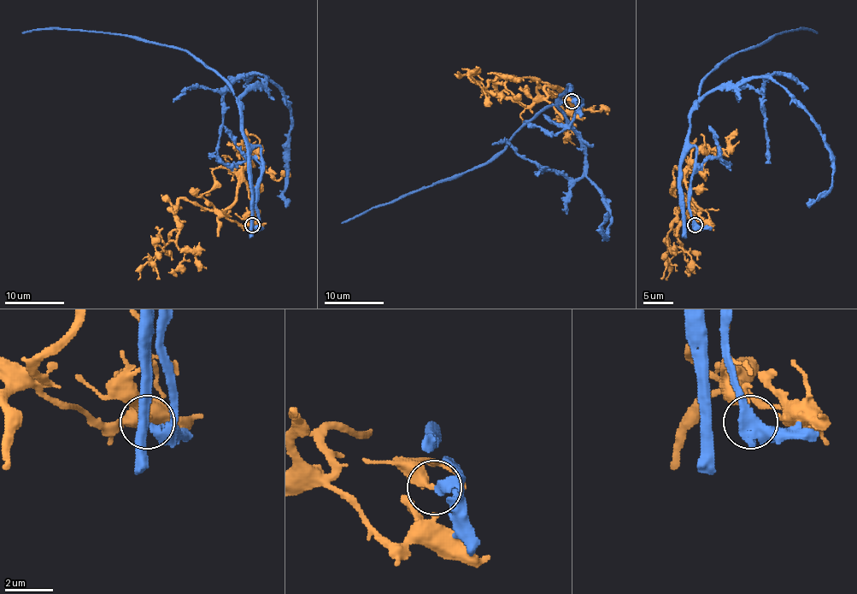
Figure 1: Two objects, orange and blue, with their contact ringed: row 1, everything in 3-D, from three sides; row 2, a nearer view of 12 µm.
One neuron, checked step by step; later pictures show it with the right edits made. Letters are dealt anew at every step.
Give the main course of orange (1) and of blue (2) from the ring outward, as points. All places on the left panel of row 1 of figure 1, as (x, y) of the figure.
1: (253, 225), (244, 182), (226, 214), (180, 198), (178, 227), (151, 259), (157, 245), (164, 251)
2: (253, 225), (261, 148), (245, 139), (228, 85), (194, 55), (121, 34), (22, 32)

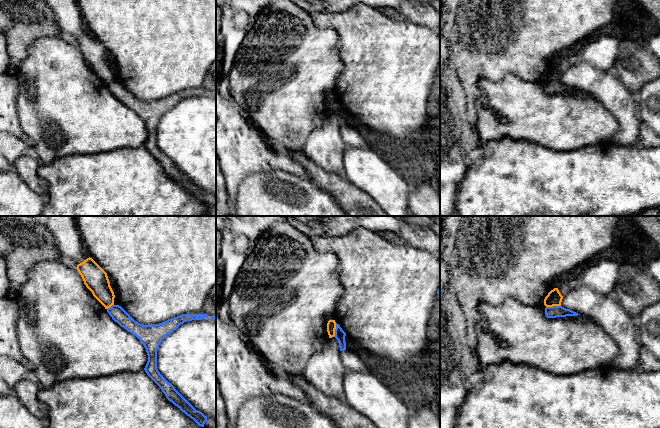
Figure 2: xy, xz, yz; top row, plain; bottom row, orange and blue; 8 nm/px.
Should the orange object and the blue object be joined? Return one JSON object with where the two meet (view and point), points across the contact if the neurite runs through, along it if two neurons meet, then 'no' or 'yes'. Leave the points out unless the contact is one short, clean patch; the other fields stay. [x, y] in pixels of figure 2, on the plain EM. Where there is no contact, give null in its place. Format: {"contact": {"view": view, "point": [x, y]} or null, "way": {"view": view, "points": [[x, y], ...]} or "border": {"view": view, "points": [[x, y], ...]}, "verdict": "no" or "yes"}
{"contact": {"view": "yz", "point": [553, 81]}, "border": {"view": "yz", "points": [[560, 81], [546, 83]]}, "verdict": "no"}

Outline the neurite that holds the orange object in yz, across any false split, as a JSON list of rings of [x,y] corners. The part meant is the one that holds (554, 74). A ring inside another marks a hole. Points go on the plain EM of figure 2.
[[[554,64],[545,73],[544,81],[546,83],[561,82],[562,75],[563,72],[559,68],[558,64]]]

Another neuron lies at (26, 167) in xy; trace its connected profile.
[[[23,155],[16,160],[14,171],[31,190],[42,196],[47,193],[48,183],[38,173],[40,165],[41,163],[37,157]]]

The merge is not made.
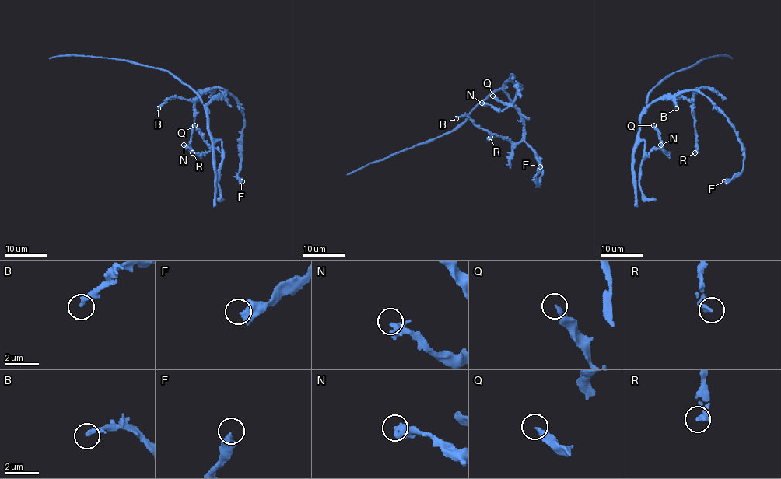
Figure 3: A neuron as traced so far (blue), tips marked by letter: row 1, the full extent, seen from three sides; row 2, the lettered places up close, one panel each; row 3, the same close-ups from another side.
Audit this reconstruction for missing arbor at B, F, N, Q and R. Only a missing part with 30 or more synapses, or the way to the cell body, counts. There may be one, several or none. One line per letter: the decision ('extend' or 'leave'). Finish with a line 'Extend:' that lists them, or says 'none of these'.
B: leave
F: leave
N: leave
Q: leave
R: leave
Extend: none of these

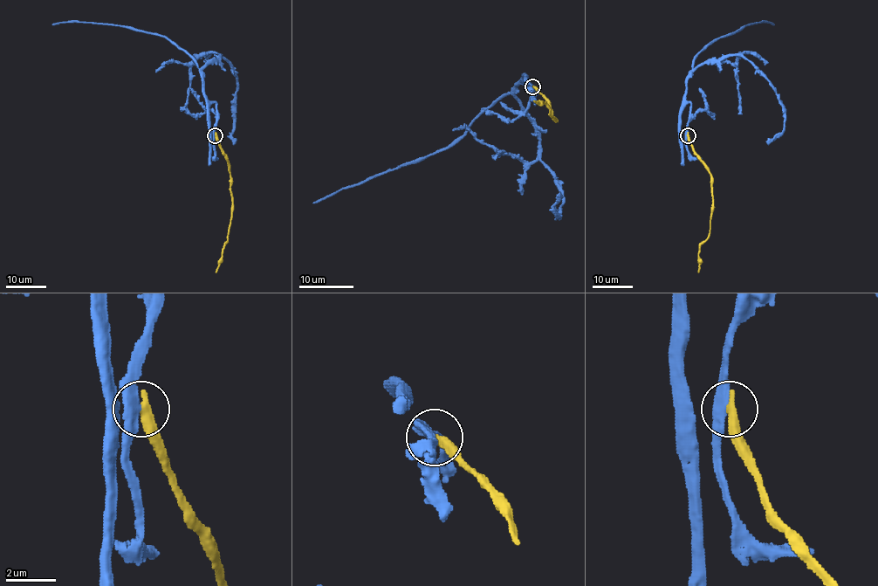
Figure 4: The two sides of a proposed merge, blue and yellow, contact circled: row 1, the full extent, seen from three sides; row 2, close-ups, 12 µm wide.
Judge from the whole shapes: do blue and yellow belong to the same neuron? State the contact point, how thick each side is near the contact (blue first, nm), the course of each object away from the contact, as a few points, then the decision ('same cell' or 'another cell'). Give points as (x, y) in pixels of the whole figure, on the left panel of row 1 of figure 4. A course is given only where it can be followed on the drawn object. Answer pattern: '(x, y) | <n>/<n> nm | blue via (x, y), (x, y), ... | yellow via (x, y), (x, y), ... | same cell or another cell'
(215, 135) | 400/440 nm | blue via (215, 134), (216, 103), (206, 97), (202, 72), (194, 60), (170, 39), (126, 26), (76, 21), (52, 24) | yellow via (215, 134), (226, 157), (232, 197), (227, 243), (216, 272) | another cell

